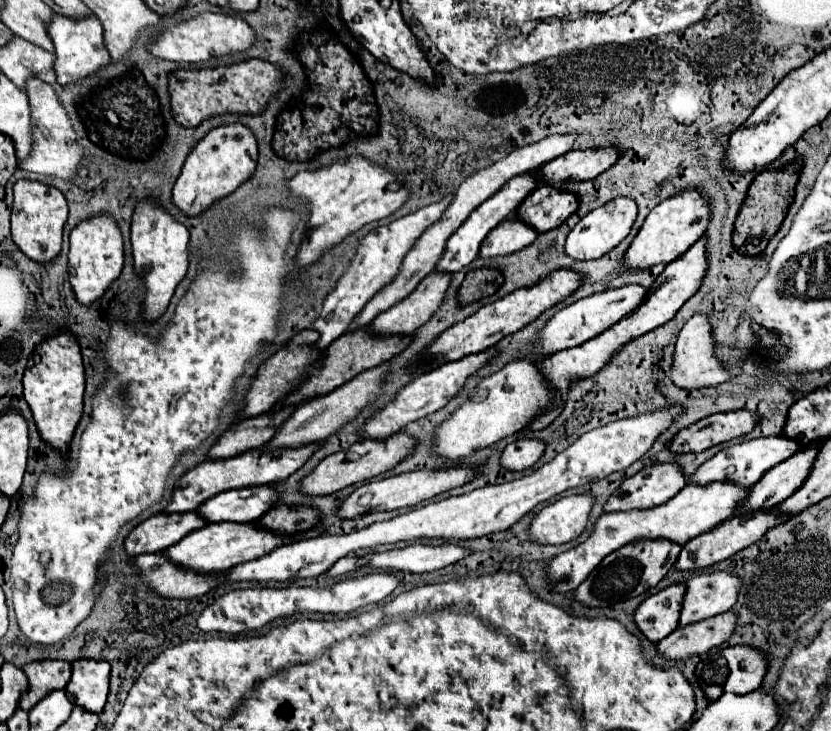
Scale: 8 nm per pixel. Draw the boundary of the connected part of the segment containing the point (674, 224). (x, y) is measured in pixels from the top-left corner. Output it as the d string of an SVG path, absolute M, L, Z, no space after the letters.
M692 189L682 191L682 193L662 201L658 207L654 207L648 213L648 217L646 217L644 225L640 227L638 235L634 237L632 245L626 249L620 271L644 271L654 265L672 263L704 235L708 217L710 217L710 209L706 205L706 199L698 191L692 191Z

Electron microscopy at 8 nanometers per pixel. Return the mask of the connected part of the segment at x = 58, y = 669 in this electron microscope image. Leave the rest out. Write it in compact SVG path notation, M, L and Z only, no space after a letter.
M34 661L22 667L28 677L28 691L20 699L20 707L30 711L44 695L64 689L70 681L70 663L68 661Z

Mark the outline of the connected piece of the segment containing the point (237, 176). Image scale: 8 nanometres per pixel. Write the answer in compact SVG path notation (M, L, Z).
M226 125L210 131L188 155L182 173L172 189L172 201L174 205L188 217L202 215L206 209L210 209L218 199L234 193L238 185L246 183L254 169L258 159L258 147L256 139L250 129L244 125Z

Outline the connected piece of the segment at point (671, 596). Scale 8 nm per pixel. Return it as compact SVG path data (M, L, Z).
M672 585L664 591L650 595L634 611L634 623L646 639L658 643L678 627L682 595L684 595L684 585Z

